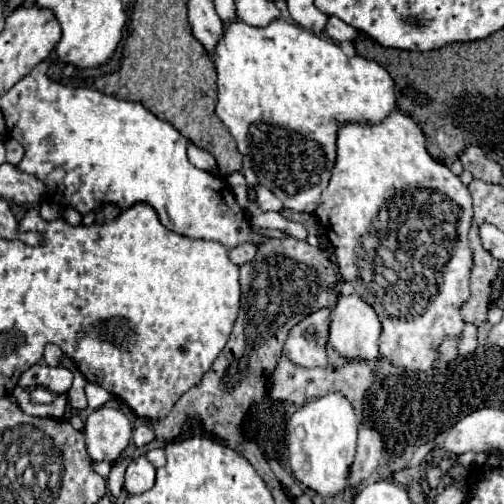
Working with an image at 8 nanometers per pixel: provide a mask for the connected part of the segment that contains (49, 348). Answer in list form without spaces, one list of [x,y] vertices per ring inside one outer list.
[[[53,343],[45,345],[45,355],[43,355],[43,359],[45,359],[45,363],[47,363],[49,367],[57,367],[61,355],[63,355],[61,347],[57,347],[57,345],[53,345]]]

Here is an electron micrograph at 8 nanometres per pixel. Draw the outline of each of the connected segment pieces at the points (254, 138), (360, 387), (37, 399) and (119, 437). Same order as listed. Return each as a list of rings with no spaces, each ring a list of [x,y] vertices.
[[[233,19],[233,21],[225,23],[223,25],[223,35],[221,35],[221,39],[219,39],[219,43],[215,45],[215,51],[213,51],[213,65],[215,65],[215,71],[217,71],[217,107],[215,107],[215,113],[223,121],[223,125],[231,131],[233,139],[237,141],[237,147],[239,147],[241,155],[249,155],[251,167],[253,167],[259,183],[263,183],[269,191],[273,191],[273,195],[277,199],[281,199],[283,209],[315,213],[315,209],[321,205],[321,195],[327,189],[331,169],[333,169],[333,163],[335,163],[335,139],[337,139],[337,127],[341,123],[351,123],[351,121],[379,123],[381,119],[385,119],[385,115],[389,115],[389,111],[395,109],[393,79],[379,63],[363,59],[359,55],[347,57],[335,41],[329,41],[325,37],[317,37],[313,31],[307,31],[301,25],[287,23],[283,19],[273,19],[267,27],[251,27],[251,25],[243,23],[241,19]]]
[[[281,357],[277,369],[273,371],[271,379],[269,379],[269,395],[277,401],[289,401],[295,405],[303,405],[309,399],[321,397],[329,391],[341,391],[349,401],[361,401],[367,395],[367,389],[371,387],[375,379],[375,373],[369,365],[365,365],[365,361],[355,359],[355,361],[347,361],[343,367],[313,367],[313,369],[305,369],[295,365],[293,361],[289,361],[287,357]]]
[[[37,387],[35,391],[31,391],[31,399],[33,403],[49,405],[55,401],[55,393],[47,391],[45,387]]]
[[[103,405],[89,413],[83,433],[87,441],[87,453],[93,461],[115,463],[129,445],[133,427],[121,411]]]

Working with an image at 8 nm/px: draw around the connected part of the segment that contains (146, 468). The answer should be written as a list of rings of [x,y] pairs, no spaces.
[[[143,455],[135,457],[125,471],[123,489],[129,495],[139,495],[139,493],[149,491],[153,483],[155,483],[155,467]]]

